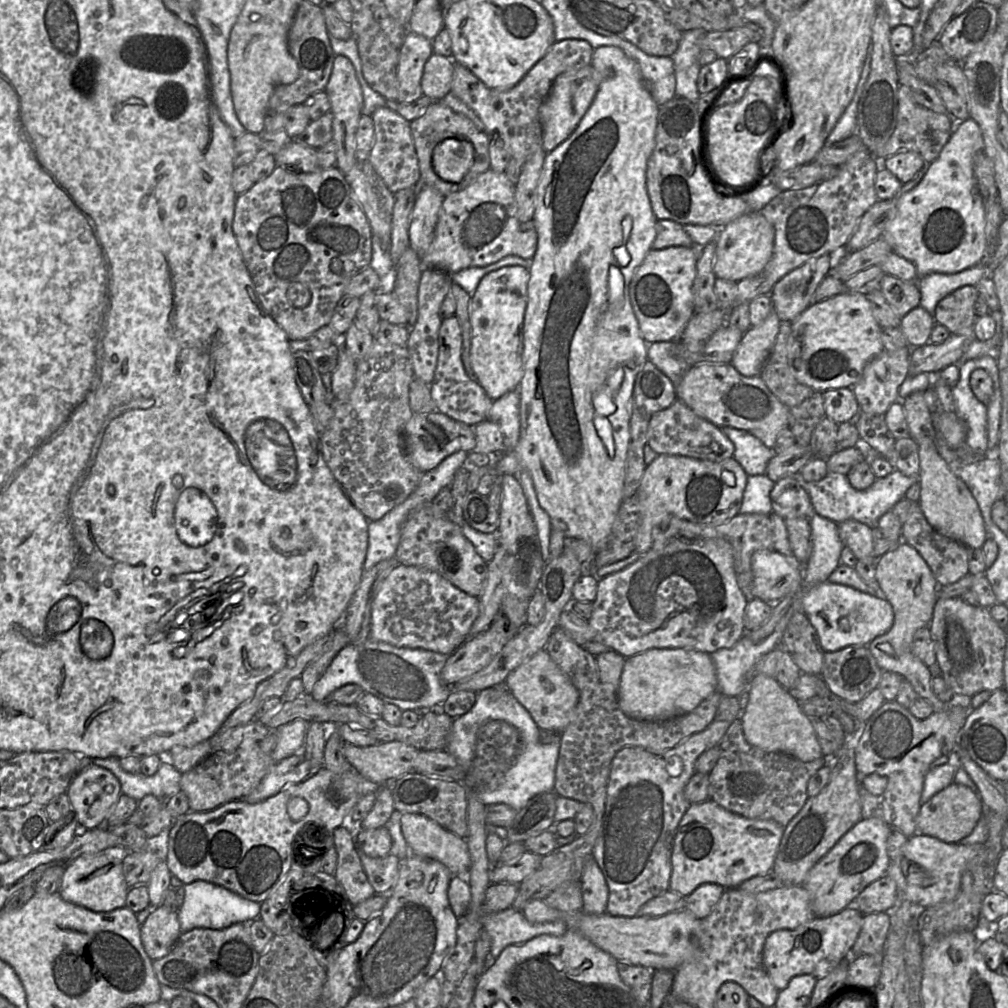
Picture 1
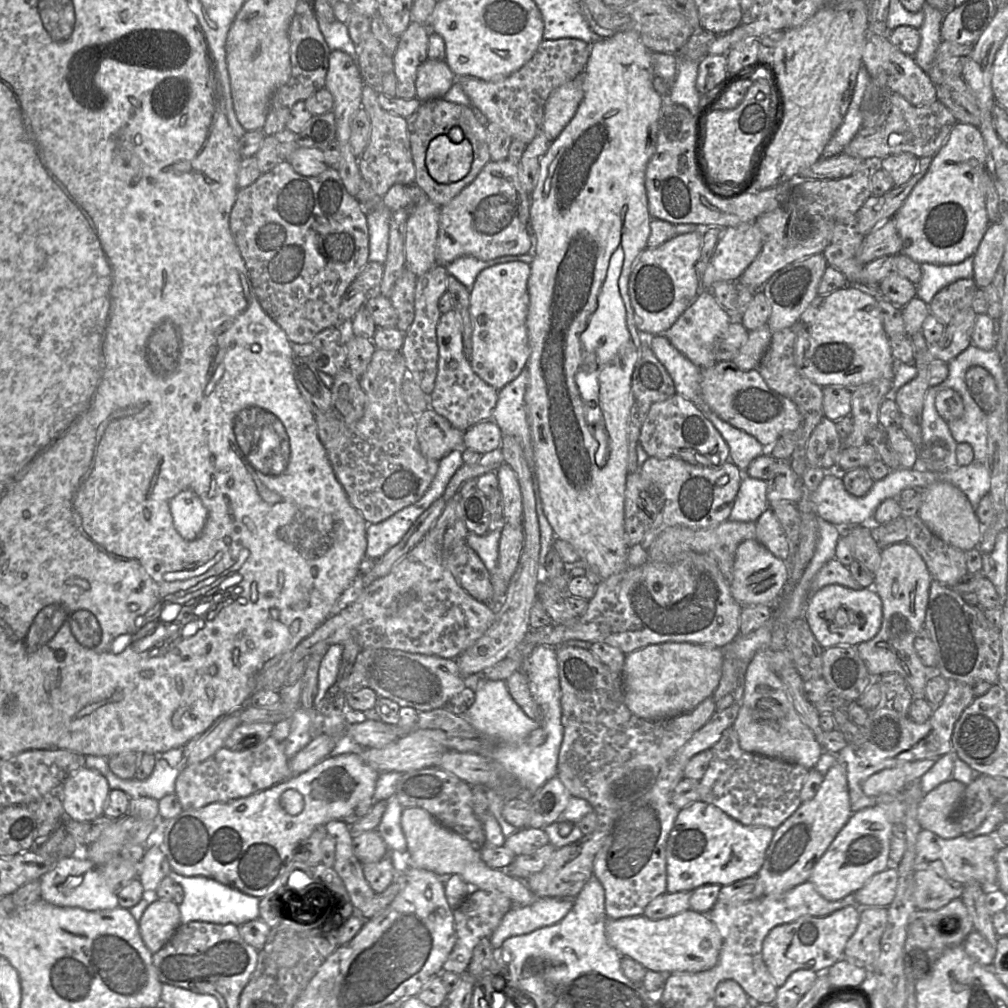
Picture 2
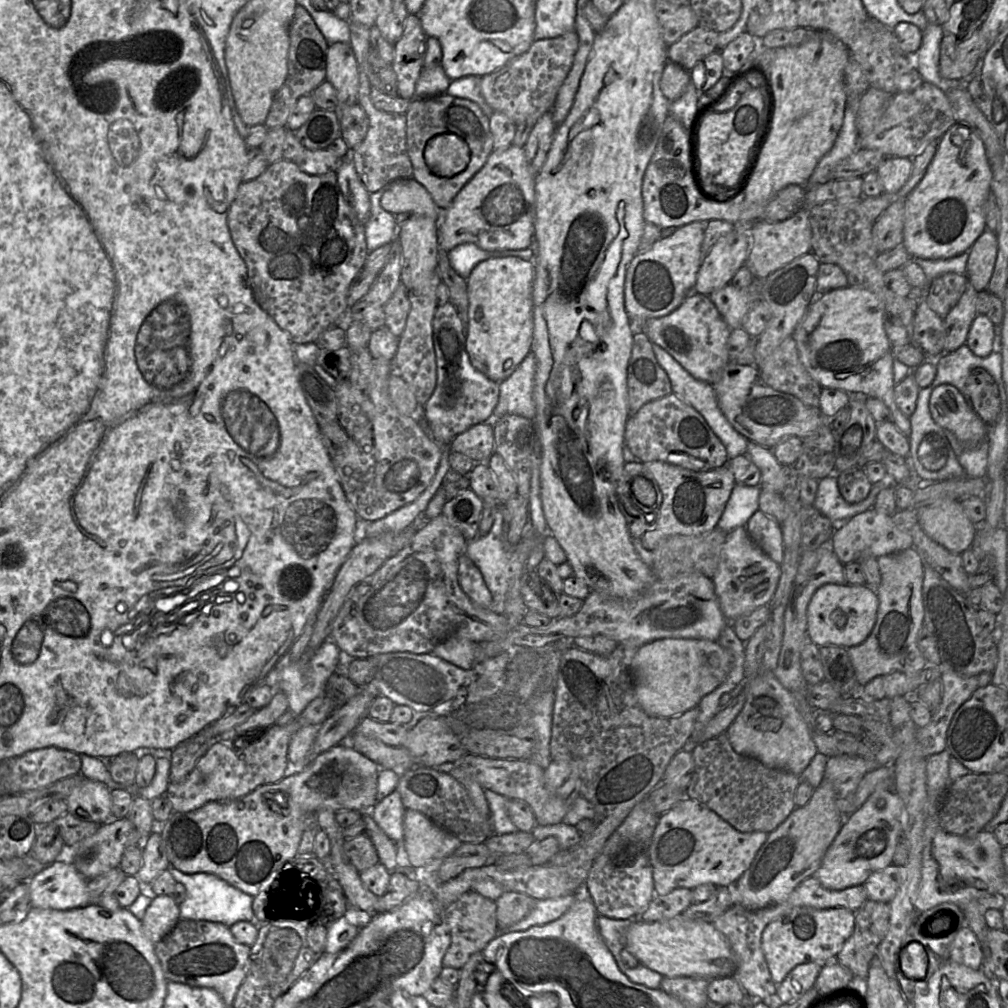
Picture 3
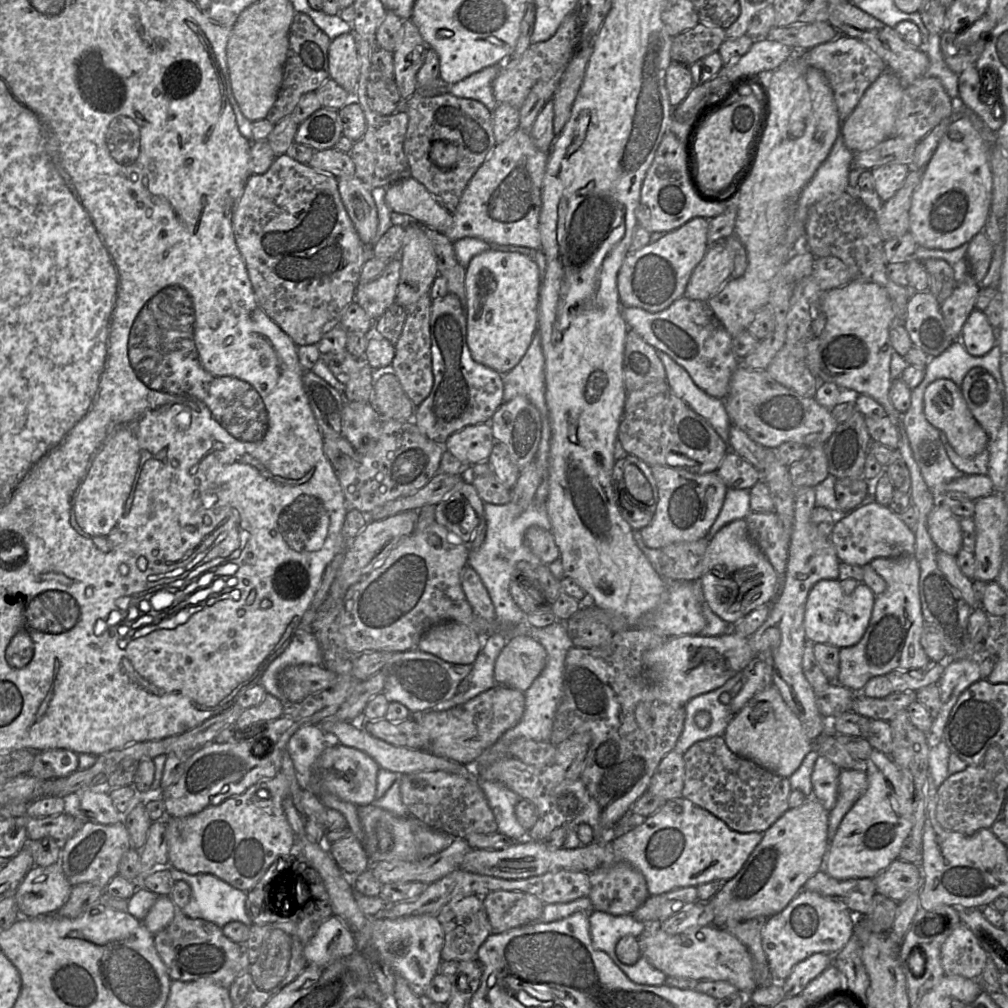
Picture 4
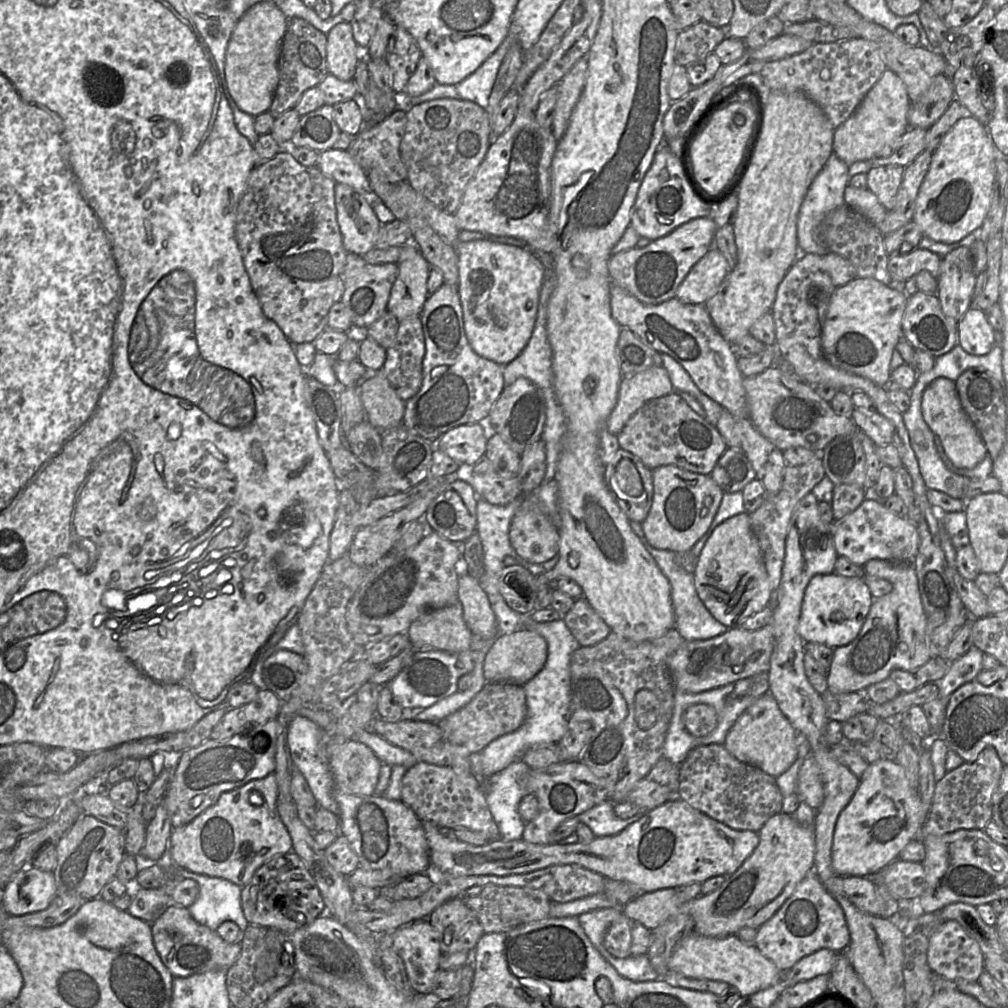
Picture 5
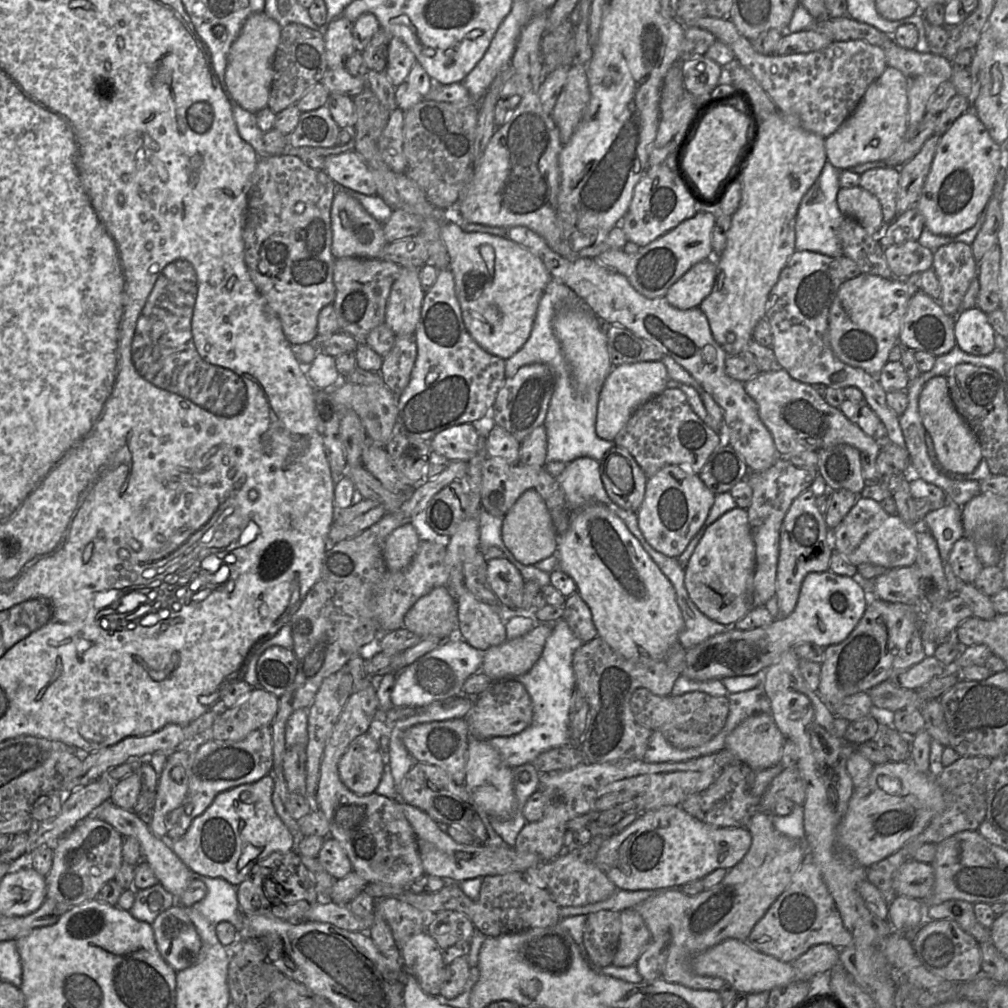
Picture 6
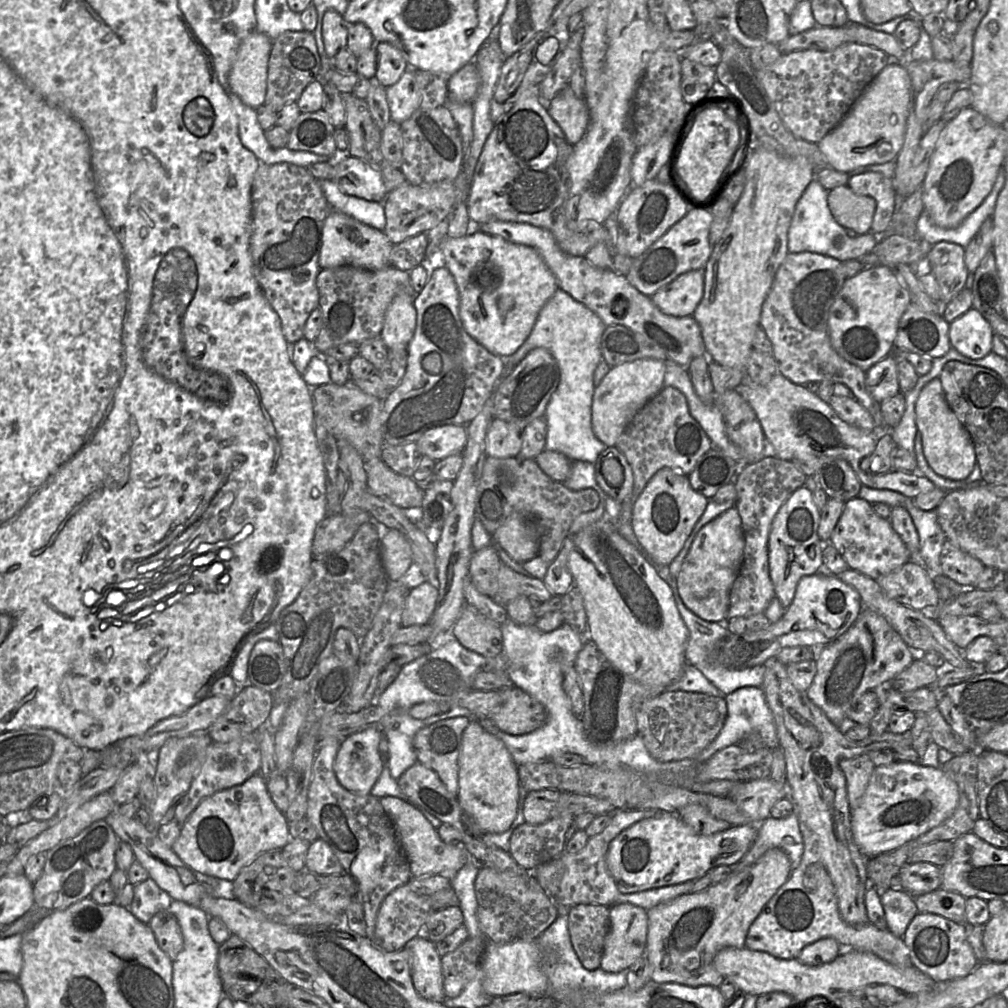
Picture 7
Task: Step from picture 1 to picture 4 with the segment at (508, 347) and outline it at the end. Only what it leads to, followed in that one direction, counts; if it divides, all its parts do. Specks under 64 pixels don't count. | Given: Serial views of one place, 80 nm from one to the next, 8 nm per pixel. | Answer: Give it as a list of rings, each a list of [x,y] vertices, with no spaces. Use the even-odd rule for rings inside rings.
[[[482,252],[465,268],[465,291],[467,344],[471,356],[476,362],[504,375],[520,362],[538,329],[538,266],[519,252]]]

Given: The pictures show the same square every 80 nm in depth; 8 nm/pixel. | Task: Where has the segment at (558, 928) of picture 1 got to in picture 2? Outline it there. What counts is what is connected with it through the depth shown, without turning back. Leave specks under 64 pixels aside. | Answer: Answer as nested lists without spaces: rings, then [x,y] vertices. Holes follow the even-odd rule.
[[[553,897],[538,898],[529,906],[513,905],[490,937],[492,948],[501,947],[510,937],[528,934],[536,929],[558,923],[572,906],[572,898]]]

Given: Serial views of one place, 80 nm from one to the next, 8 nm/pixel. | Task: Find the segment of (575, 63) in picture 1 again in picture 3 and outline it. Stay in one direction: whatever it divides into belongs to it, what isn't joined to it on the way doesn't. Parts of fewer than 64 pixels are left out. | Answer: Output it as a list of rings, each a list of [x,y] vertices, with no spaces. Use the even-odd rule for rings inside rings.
[[[575,31],[566,32],[556,38],[534,40],[523,54],[513,58],[496,71],[481,77],[481,93],[494,110],[507,115],[516,125],[527,122],[535,125],[546,112],[552,111],[558,90],[566,79],[578,49],[578,36]]]

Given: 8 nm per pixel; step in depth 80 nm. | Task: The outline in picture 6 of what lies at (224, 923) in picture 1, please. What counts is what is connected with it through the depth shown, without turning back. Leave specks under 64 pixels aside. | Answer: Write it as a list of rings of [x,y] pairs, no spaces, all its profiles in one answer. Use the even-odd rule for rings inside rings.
[[[192,871],[191,875],[207,887],[203,899],[193,905],[198,912],[213,925],[222,921],[232,923],[239,937],[245,937],[245,915],[237,898],[237,886],[223,878],[205,877]]]

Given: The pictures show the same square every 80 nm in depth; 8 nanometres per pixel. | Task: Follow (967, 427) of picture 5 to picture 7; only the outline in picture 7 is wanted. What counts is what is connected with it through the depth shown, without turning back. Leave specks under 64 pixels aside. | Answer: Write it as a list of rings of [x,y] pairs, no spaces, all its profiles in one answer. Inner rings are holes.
[[[934,378],[920,390],[915,402],[915,422],[921,434],[923,455],[930,468],[950,480],[963,480],[976,464],[974,445],[964,426],[945,401],[941,381]]]

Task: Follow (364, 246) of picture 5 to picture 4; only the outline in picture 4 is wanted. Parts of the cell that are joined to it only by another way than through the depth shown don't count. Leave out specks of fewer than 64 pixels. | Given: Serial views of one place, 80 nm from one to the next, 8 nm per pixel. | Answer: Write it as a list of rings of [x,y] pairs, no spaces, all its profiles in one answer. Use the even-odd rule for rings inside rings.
[[[356,175],[337,179],[341,200],[362,243],[372,245],[375,242],[378,216],[371,189]]]

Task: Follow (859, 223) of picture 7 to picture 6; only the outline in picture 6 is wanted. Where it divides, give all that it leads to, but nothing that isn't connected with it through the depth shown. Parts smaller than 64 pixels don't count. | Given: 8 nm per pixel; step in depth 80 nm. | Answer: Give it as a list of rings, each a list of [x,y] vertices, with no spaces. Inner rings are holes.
[[[856,186],[841,188],[837,194],[837,204],[846,217],[856,219],[868,234],[880,234],[885,227],[880,201],[866,189]]]

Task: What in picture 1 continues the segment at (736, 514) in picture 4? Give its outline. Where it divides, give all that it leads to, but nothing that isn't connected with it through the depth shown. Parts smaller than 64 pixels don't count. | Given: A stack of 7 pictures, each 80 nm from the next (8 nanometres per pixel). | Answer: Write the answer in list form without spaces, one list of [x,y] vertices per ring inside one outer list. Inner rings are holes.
[[[765,474],[748,475],[739,513],[769,515],[772,512],[770,492],[774,483]]]

